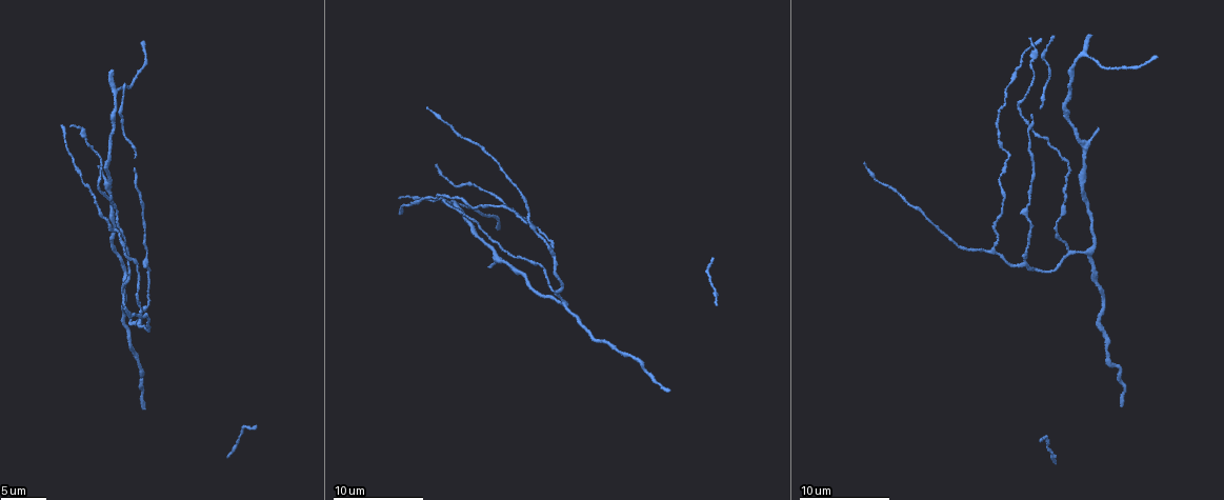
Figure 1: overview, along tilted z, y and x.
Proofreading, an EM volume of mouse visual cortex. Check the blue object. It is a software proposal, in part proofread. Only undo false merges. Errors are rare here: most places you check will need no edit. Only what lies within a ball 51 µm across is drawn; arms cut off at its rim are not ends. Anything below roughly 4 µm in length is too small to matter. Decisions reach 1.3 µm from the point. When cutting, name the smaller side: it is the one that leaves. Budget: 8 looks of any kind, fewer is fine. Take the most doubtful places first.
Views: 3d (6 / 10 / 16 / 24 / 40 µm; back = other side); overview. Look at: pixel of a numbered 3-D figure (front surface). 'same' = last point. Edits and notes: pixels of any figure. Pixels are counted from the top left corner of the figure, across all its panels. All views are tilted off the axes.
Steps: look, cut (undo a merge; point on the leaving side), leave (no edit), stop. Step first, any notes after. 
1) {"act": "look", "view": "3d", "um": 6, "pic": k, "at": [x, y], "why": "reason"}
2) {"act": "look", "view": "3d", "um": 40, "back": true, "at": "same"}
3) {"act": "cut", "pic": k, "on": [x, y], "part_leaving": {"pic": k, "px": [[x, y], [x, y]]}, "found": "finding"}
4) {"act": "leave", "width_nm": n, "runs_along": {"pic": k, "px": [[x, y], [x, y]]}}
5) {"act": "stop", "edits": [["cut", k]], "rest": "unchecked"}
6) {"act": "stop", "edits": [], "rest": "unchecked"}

{"act": "look", "view": "3d", "um": 10, "pic": 1, "at": [559, 297], "why": "side arm on a straight run"}

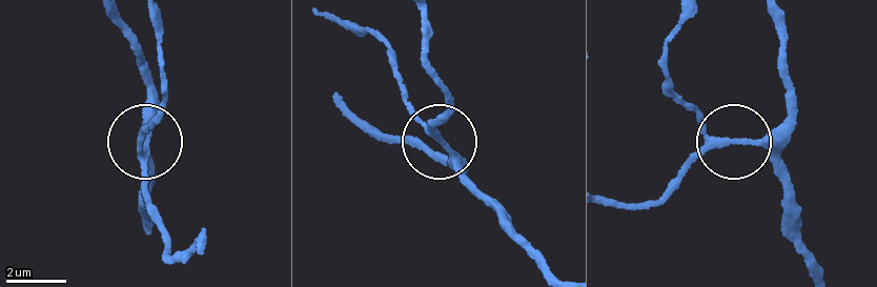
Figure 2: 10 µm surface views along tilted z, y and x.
{"act": "leave", "side_arm_um": 41, "runs_along": {"pic": 2, "px": [[440, 142], [477, 192]]}, "found": "one neuron here"}

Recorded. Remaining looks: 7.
{"act": "look", "view": "3d", "um": 6, "pic": 1, "at": [1026, 261], "why": "branch point"}

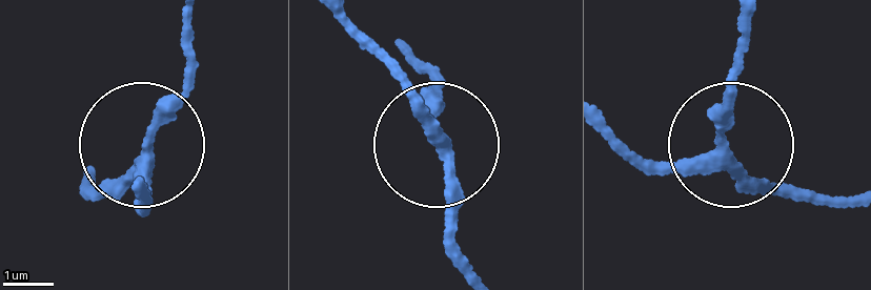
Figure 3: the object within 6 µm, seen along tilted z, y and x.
{"act": "look", "view": "3d", "um": 6, "back": true, "pic": 3, "at": [716, 152]}

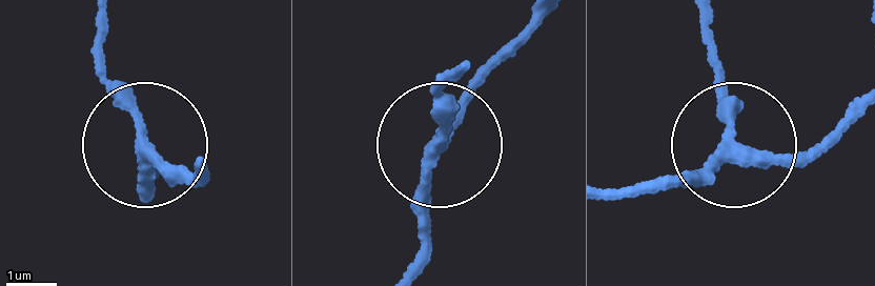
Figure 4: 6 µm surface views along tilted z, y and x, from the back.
{"act": "leave", "width_nm": 240, "runs_along": {"pic": 4, "px": [[608, 196], [665, 188], [735, 144], [716, 32]]}, "found": "continuous, no second neuron"}

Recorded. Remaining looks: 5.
{"act": "look", "view": "3d", "um": 16, "pic": 1, "at": [1081, 189], "why": "thick turns thin"}

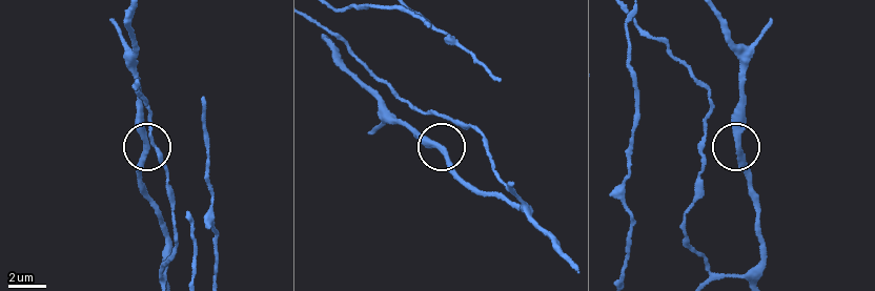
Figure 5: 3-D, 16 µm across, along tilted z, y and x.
{"act": "look", "view": "3d", "um": 16, "back": true, "pic": 5, "at": [740, 148], "why": "from behind"}

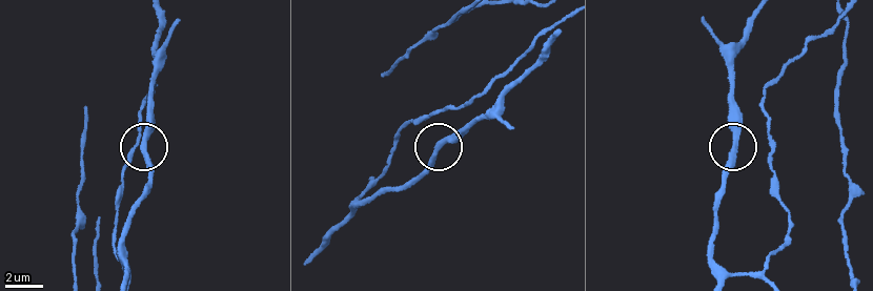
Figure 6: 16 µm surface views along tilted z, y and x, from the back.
{"act": "leave", "runs_along": {"pic": 6, "px": [[747, 273], [726, 268], [711, 251], [732, 144], [732, 97]]}, "found": "continuous, no second neuron"}

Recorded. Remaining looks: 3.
{"act": "look", "view": "3d", "um": 16, "pic": 1, "at": [519, 189], "why": "narrows sharply"}

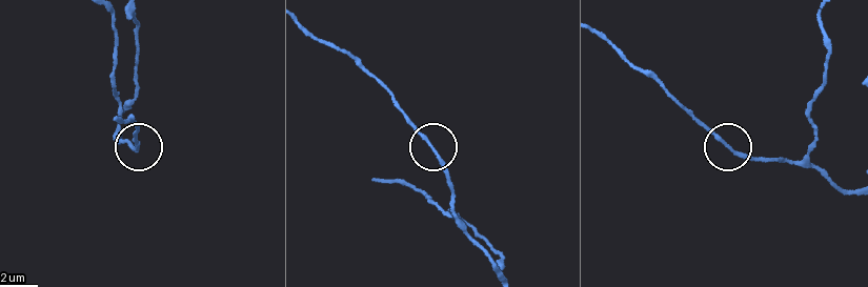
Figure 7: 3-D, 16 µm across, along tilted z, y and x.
{"act": "leave", "found": "continuous, no second neuron"}

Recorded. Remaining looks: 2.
{"act": "stop", "edits": [], "rest": "unchecked"}

